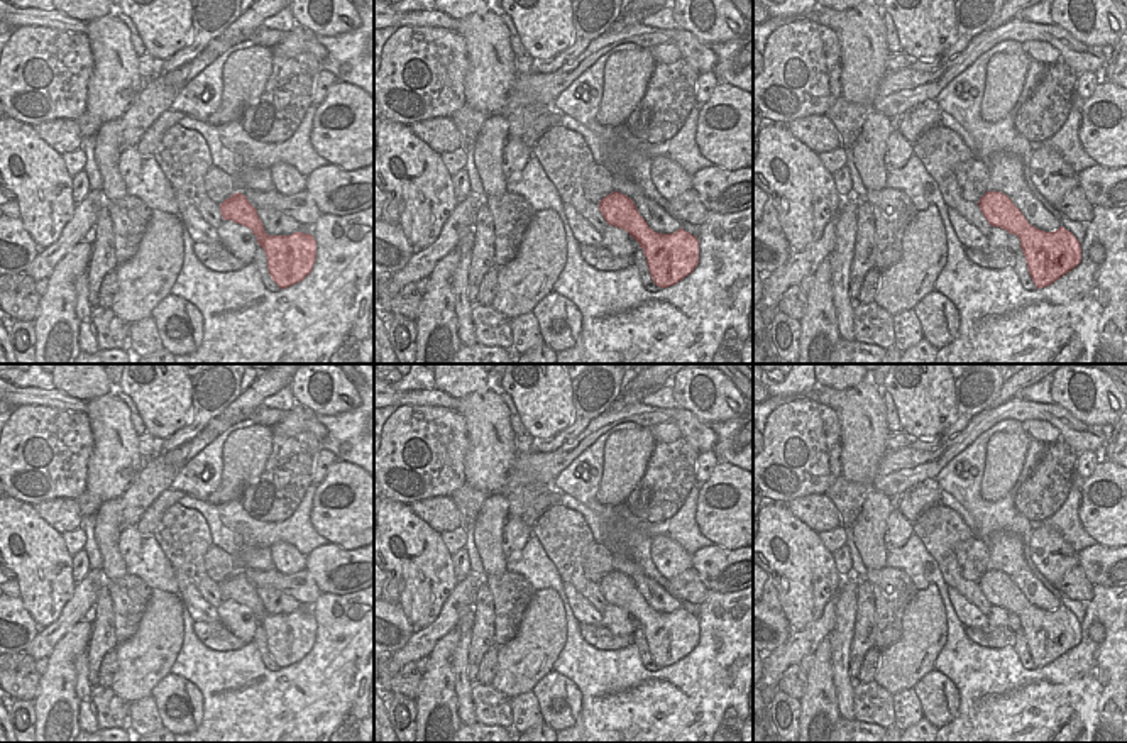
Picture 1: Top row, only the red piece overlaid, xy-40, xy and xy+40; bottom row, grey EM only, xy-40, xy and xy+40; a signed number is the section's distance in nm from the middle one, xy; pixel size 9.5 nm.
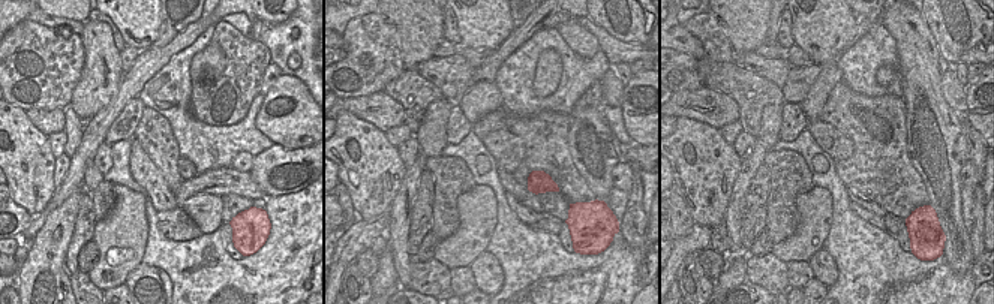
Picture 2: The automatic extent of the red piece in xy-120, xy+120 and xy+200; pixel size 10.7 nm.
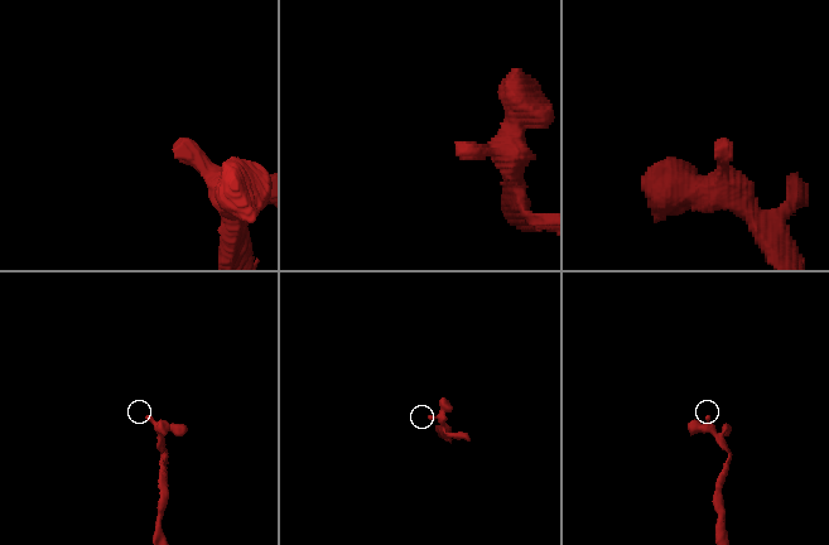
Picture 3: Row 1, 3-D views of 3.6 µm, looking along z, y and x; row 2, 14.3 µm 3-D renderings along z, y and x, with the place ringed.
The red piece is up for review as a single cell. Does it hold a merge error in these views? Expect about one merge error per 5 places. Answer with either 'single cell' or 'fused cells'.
single cell

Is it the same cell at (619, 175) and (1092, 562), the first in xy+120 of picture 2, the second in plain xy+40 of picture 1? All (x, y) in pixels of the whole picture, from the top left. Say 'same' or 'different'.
different

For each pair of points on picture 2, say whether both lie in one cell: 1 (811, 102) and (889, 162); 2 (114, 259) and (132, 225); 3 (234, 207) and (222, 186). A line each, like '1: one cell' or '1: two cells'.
1: two cells
2: one cell
3: two cells

